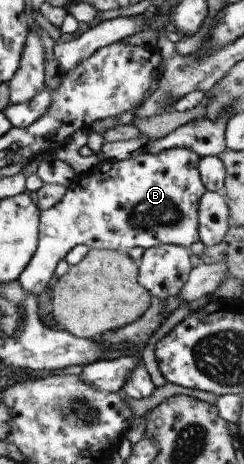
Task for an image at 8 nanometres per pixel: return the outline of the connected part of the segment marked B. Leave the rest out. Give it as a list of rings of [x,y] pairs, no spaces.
[[[186,147],[169,148],[156,154],[151,152],[147,154],[141,154],[134,156],[133,158],[127,158],[126,160],[103,160],[100,162],[93,171],[88,174],[81,174],[75,177],[73,185],[68,187],[65,195],[61,198],[59,203],[56,203],[53,207],[46,210],[40,210],[40,218],[38,225],[38,246],[36,247],[35,253],[31,258],[31,261],[27,264],[27,267],[21,272],[18,277],[18,282],[28,291],[31,292],[35,297],[49,285],[51,277],[55,273],[56,265],[61,260],[65,260],[65,256],[73,247],[79,244],[87,245],[90,248],[101,248],[102,250],[115,250],[123,253],[128,253],[131,248],[142,247],[144,250],[159,244],[175,244],[186,248],[200,240],[199,235],[199,224],[198,224],[198,207],[201,196],[208,190],[205,184],[201,181],[200,171],[198,168],[201,157],[197,155],[196,151],[190,150]]]

